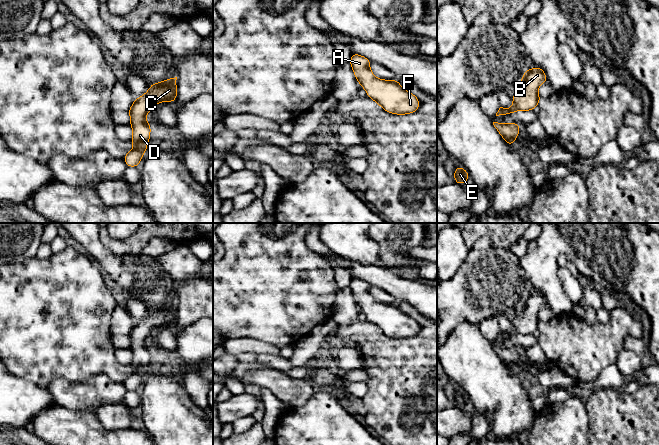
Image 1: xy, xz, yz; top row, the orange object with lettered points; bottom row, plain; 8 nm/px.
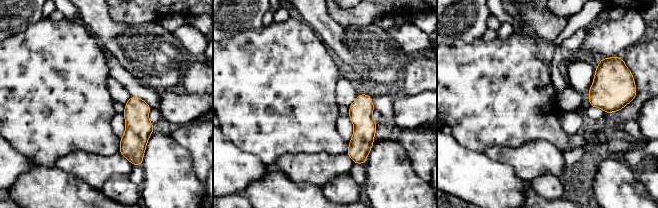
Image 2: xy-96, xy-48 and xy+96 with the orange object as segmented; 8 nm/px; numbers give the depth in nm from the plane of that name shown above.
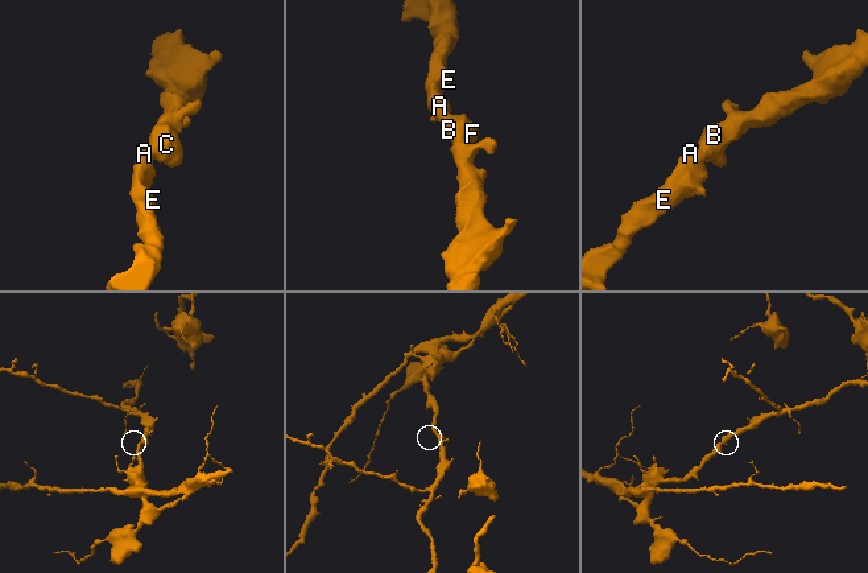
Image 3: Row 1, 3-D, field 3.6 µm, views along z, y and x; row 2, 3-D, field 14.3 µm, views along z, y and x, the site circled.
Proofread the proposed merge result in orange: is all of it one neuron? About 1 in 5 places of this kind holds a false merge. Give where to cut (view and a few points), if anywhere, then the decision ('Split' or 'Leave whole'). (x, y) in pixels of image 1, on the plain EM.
No split. Leave whole

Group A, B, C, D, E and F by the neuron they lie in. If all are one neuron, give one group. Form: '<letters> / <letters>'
A B C D E F

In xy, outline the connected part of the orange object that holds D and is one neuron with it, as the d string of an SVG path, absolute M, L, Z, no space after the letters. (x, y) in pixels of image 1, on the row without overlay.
M177 301L166 303L159 307L150 309L149 314L141 321L135 323L128 337L130 339L130 350L133 354L130 366L134 372L123 382L127 391L138 391L140 385L148 373L151 351L146 345L146 339L153 330L161 326L174 326L177 322Z

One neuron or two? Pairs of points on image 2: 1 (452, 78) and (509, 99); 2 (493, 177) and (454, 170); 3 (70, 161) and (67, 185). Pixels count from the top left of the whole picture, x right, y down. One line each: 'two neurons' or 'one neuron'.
1: one neuron
2: one neuron
3: two neurons

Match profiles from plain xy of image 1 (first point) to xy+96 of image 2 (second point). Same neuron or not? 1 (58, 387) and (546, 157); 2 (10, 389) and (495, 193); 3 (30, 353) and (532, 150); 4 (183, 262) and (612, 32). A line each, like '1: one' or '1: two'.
1: one
2: one
3: two
4: one

